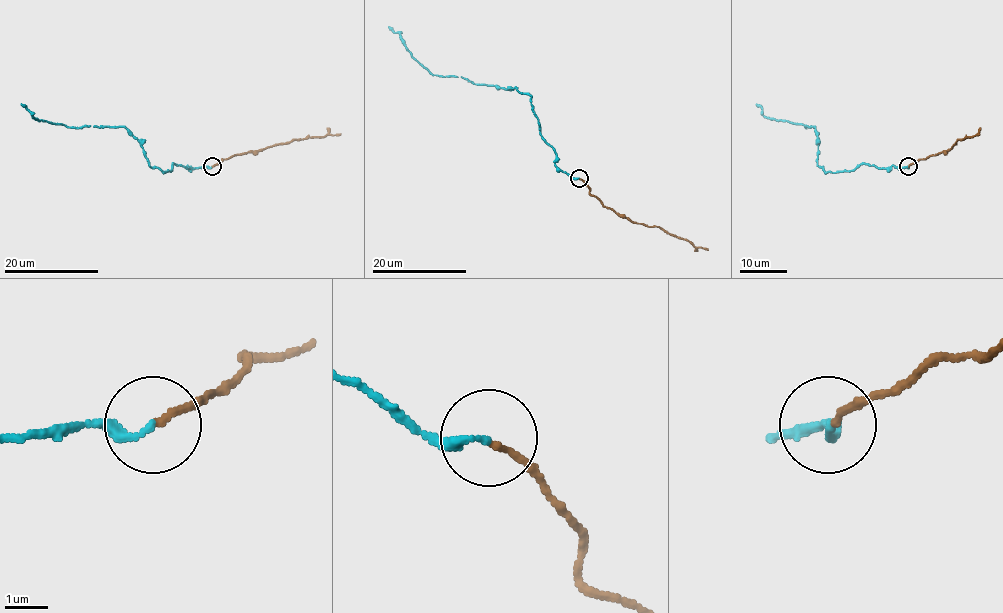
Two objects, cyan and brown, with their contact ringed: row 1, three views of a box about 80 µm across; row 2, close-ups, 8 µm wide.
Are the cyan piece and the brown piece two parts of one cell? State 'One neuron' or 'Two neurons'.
One neuron

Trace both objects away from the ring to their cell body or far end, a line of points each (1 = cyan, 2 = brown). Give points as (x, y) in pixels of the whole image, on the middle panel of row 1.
1: (580, 178), (554, 163), (556, 153), (540, 133), (530, 96), (516, 88), (433, 75), (388, 26)
2: (580, 178), (589, 192), (605, 207), (632, 222), (659, 226), (708, 250)

